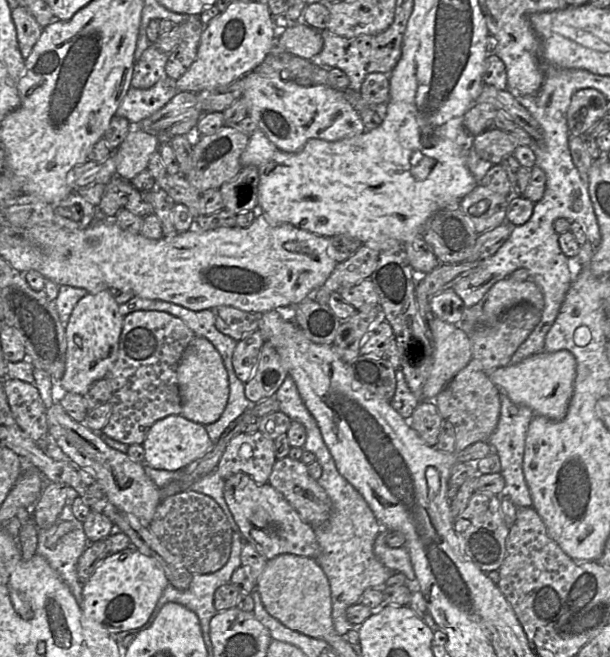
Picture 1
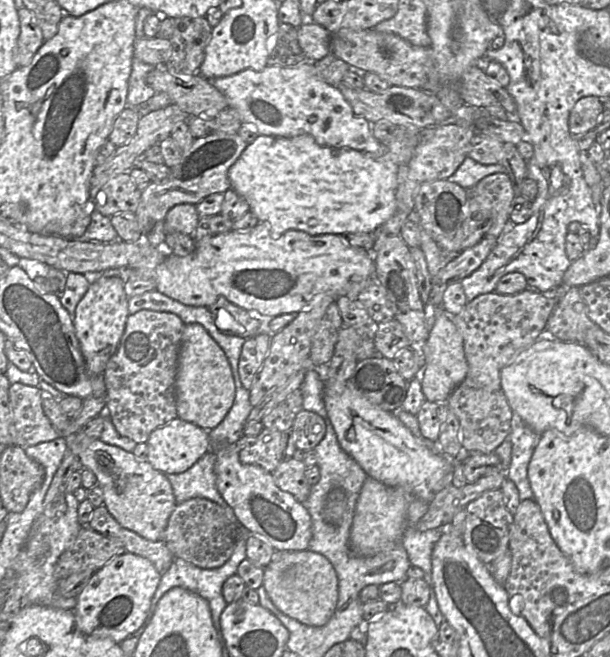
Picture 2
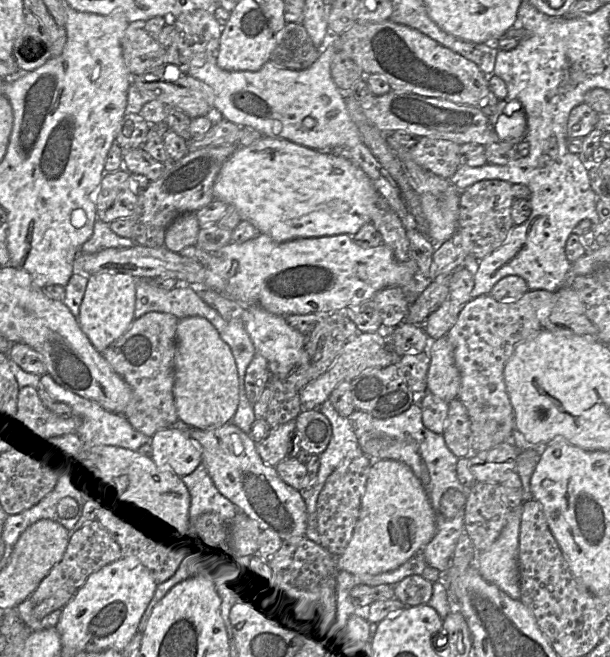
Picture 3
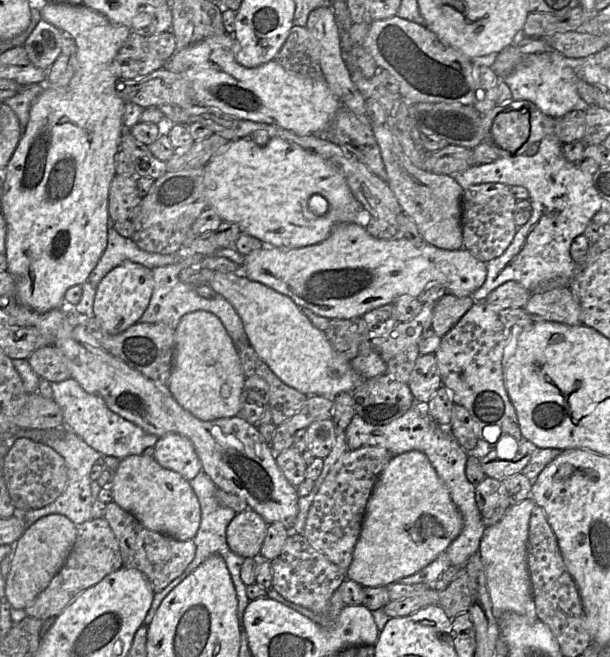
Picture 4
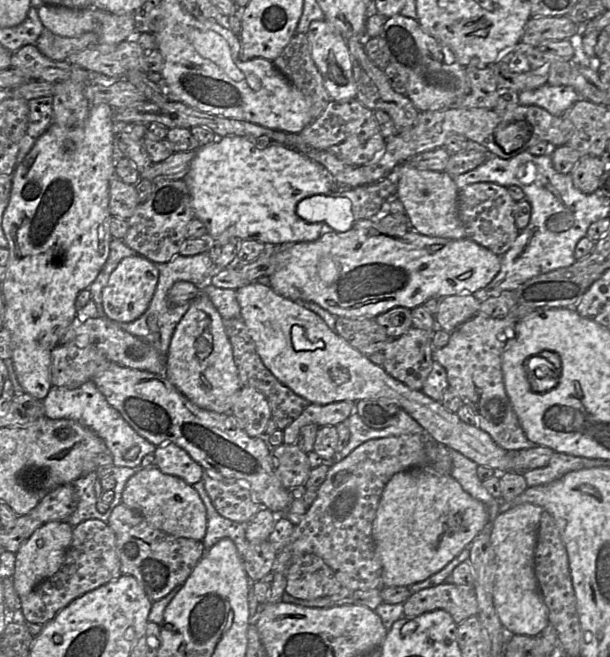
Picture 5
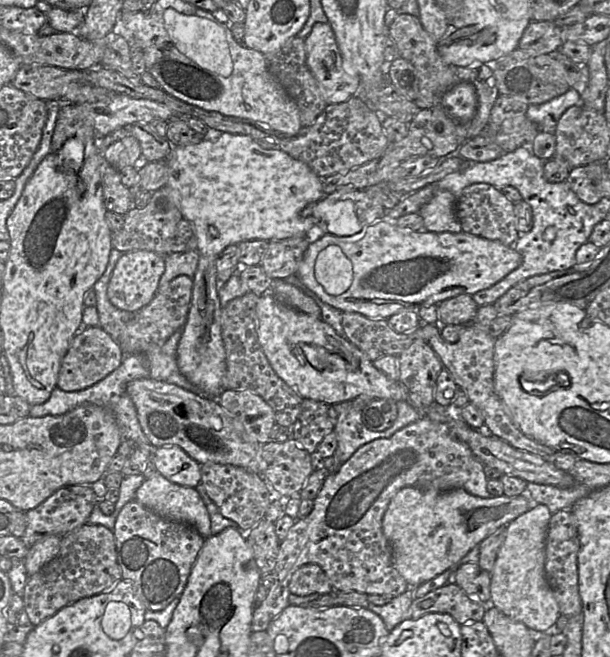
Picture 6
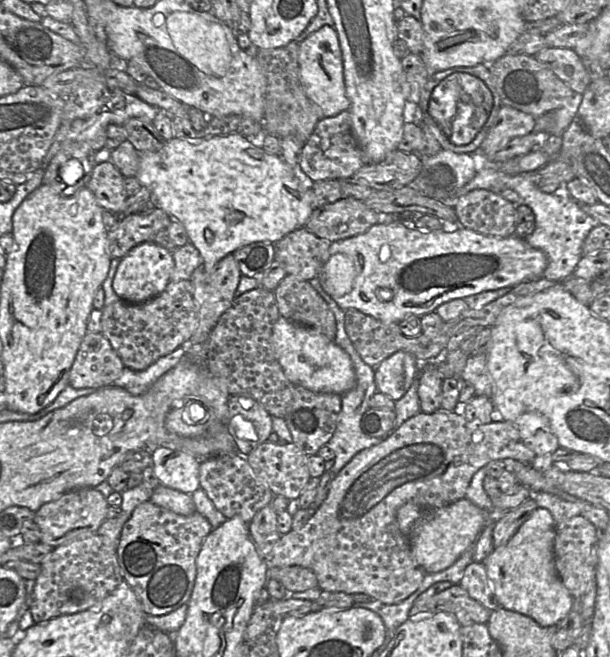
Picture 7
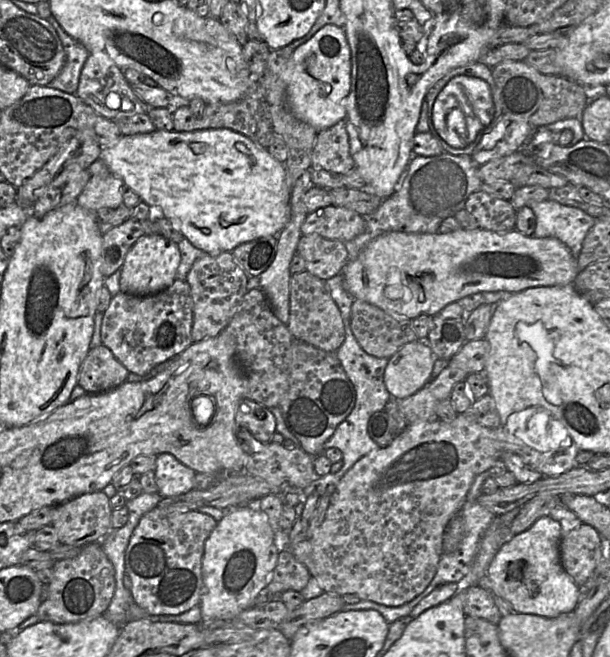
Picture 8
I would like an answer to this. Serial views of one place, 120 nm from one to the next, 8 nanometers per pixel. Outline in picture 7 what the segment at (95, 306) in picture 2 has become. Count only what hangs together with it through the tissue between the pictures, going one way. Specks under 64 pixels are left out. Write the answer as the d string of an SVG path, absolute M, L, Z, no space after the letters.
M143 242L120 258L112 288L122 301L131 304L145 303L164 291L170 282L173 268L172 252L154 242Z

